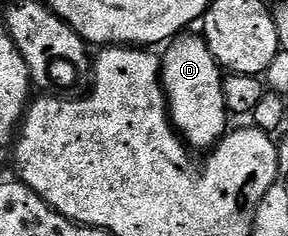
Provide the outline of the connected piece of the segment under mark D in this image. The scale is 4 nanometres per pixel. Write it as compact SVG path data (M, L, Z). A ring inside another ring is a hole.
M183 34L170 41L166 49L168 52L162 53L163 91L167 98L172 125L181 133L182 139L192 149L210 150L223 139L229 128L229 113L223 93L224 73L208 50L202 35L187 35L191 34Z

